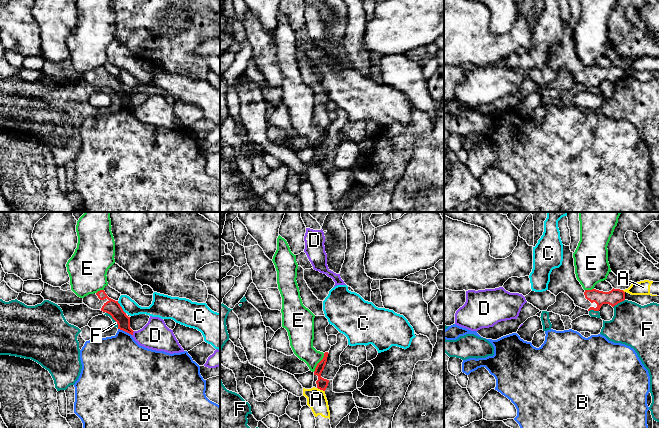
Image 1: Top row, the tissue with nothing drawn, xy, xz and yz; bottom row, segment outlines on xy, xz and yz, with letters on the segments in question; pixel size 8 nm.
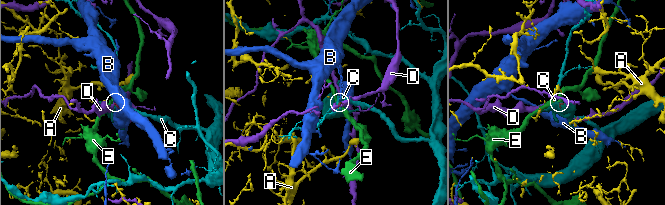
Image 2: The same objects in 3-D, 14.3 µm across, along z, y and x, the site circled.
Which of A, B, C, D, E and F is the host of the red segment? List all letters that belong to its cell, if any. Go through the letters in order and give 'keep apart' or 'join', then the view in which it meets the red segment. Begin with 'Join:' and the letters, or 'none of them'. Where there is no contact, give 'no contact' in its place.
Join: none of them
A: keep apart | xz
B: keep apart | xy
C: keep apart | xy
D: keep apart | xy
E: keep apart | xz
F: keep apart | yz

